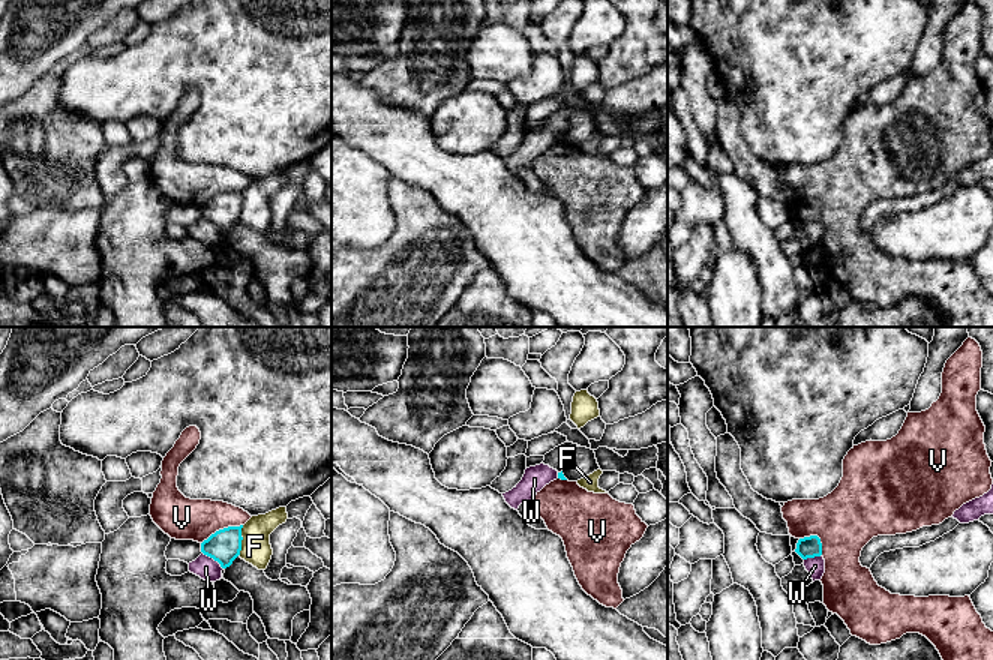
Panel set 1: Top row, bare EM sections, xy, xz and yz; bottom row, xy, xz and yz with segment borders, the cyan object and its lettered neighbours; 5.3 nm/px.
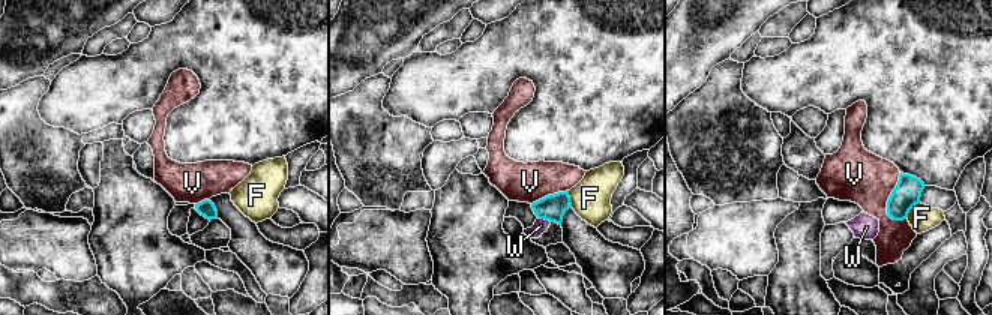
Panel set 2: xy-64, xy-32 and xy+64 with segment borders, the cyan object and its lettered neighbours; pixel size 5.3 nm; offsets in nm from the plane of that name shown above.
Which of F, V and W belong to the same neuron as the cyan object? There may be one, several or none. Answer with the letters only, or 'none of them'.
none of them

